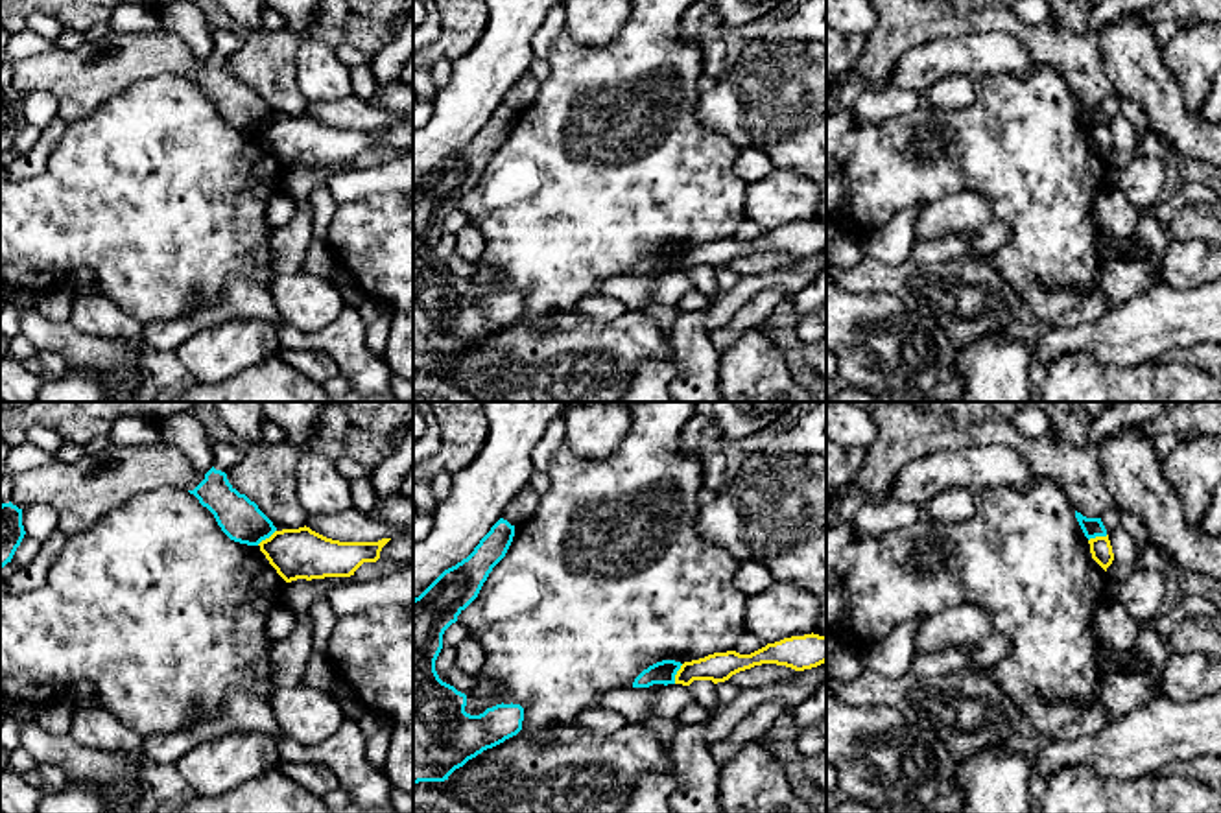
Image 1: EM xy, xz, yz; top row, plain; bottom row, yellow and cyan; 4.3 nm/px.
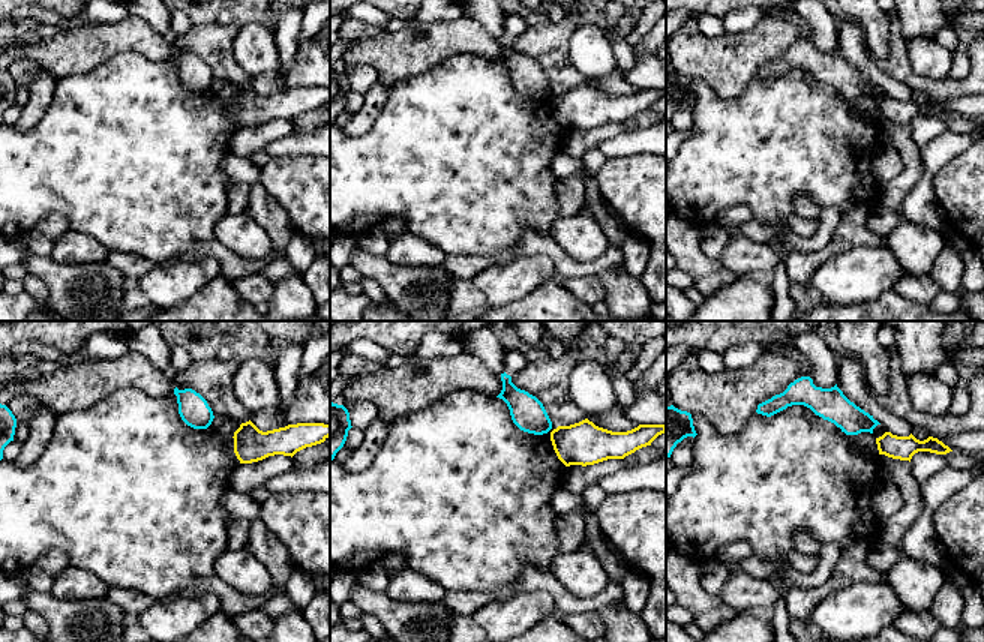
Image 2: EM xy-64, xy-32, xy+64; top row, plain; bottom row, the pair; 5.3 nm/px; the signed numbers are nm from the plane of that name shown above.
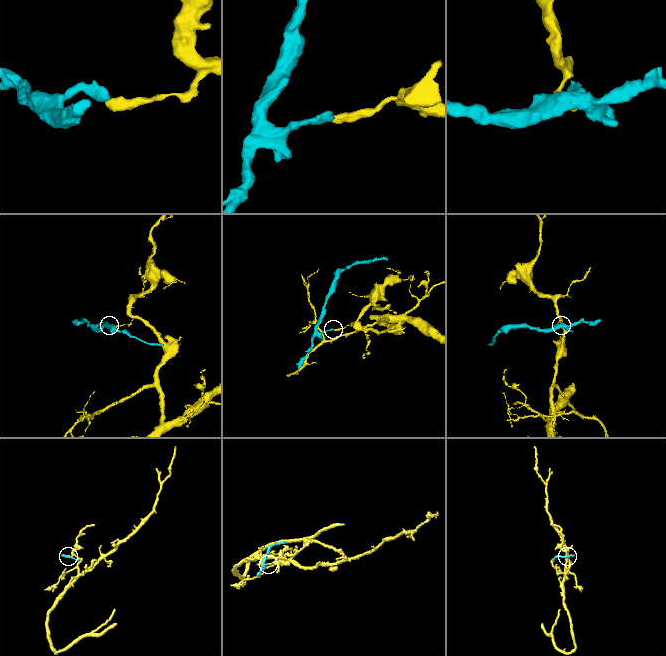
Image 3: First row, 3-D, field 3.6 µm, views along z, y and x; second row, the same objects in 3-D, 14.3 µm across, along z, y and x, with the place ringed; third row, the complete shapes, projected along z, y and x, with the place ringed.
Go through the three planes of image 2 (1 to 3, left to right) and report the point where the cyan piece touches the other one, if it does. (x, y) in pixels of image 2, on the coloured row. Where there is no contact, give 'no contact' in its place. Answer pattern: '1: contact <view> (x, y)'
1: no contact
2: no contact
3: no contact

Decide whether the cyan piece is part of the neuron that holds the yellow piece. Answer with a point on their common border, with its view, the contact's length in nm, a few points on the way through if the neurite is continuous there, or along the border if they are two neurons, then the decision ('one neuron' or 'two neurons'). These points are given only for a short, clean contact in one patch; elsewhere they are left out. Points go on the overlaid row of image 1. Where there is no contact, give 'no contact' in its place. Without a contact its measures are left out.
xz (677, 673) | 100 nm | along xz (683, 664), (674, 683) | two neurons

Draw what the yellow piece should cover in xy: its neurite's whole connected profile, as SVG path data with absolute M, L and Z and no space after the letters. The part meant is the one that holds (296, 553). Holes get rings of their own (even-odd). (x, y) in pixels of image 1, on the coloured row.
M304 525L275 531L258 546L277 573L291 583L297 579L350 577L363 562L376 562L389 540L339 542Z

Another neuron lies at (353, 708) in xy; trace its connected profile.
M336 675L336 689L332 697L341 708L345 719L360 721L362 715L367 712L363 702L339 675Z

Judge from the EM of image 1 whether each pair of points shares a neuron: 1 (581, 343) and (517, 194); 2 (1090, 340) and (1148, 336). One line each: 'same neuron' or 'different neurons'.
1: different neurons
2: same neuron

